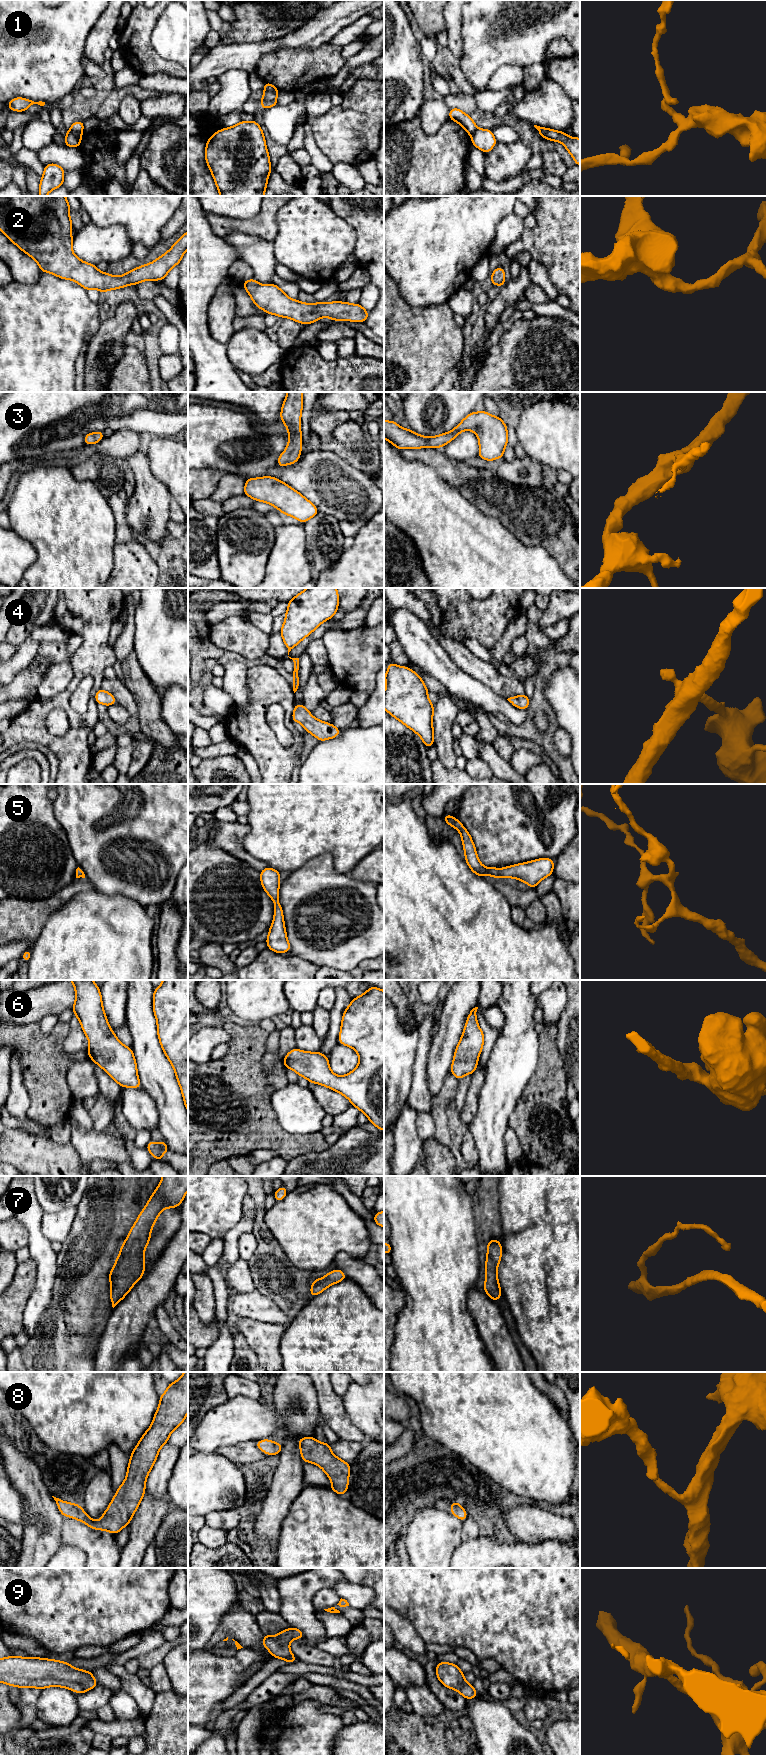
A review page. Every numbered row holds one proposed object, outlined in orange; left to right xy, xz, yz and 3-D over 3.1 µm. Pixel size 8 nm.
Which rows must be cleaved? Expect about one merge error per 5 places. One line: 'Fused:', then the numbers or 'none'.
Fused: 1

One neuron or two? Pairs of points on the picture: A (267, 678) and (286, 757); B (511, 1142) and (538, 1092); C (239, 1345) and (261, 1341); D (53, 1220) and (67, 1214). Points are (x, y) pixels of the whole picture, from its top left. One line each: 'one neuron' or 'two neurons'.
A: one neuron
B: two neurons
C: two neurons
D: one neuron

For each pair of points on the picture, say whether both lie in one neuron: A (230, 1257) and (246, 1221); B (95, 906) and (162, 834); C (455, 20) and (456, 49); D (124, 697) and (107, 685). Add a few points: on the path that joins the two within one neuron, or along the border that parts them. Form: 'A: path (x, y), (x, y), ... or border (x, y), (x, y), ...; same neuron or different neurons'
A: path (231, 1248), (231, 1237), (238, 1230); same neuron
B: border (95, 887), (107, 894), (122, 894), (129, 898); different neurons
C: path (455, 27), (455, 42); same neuron
D: path (120, 693), (111, 685); same neuron

